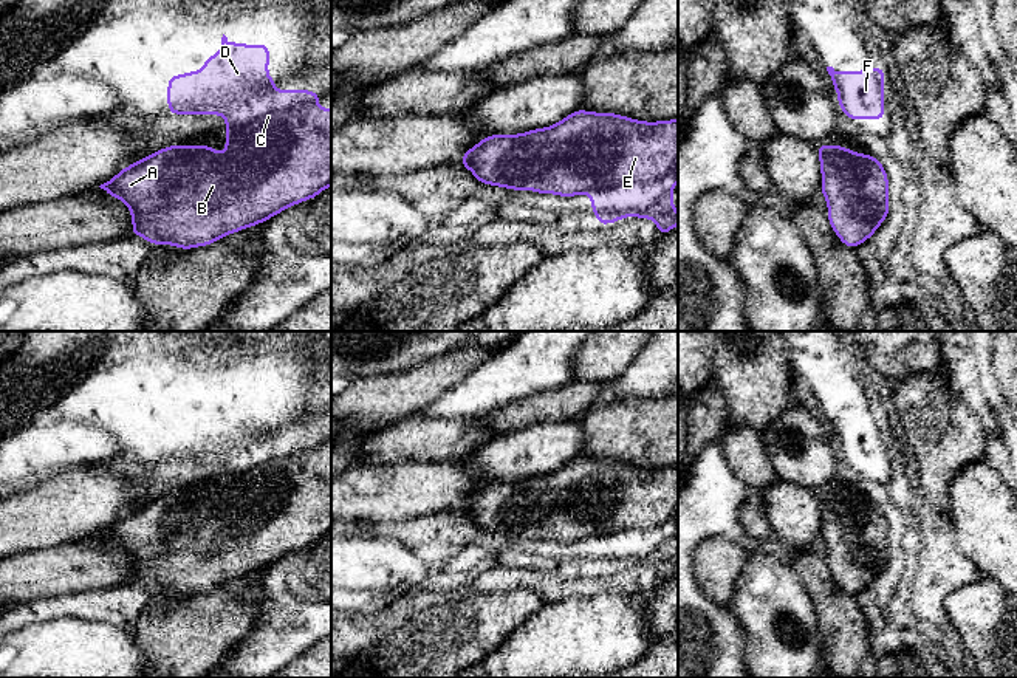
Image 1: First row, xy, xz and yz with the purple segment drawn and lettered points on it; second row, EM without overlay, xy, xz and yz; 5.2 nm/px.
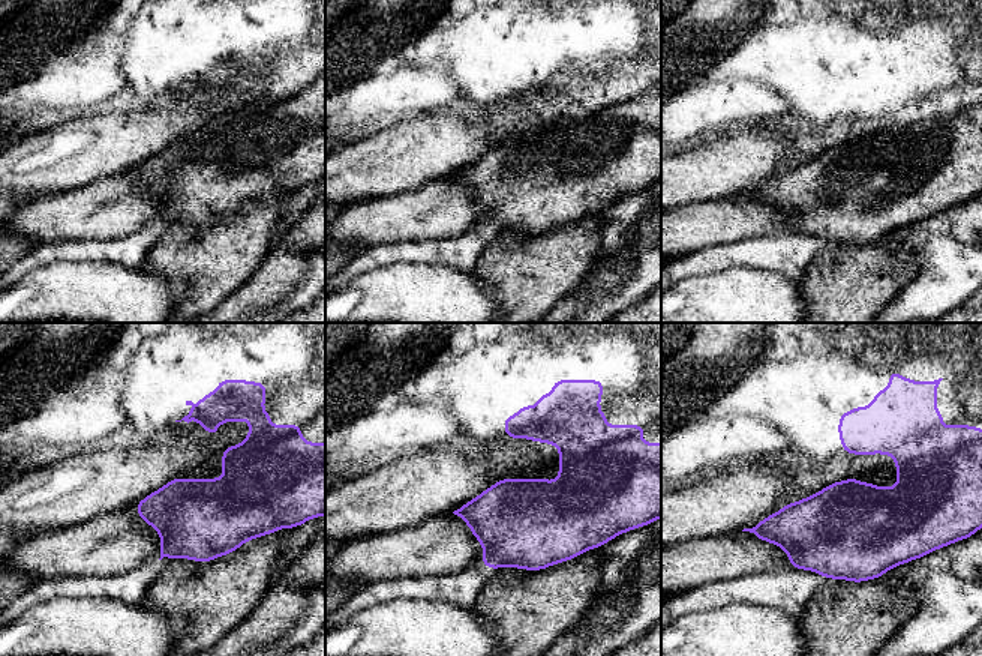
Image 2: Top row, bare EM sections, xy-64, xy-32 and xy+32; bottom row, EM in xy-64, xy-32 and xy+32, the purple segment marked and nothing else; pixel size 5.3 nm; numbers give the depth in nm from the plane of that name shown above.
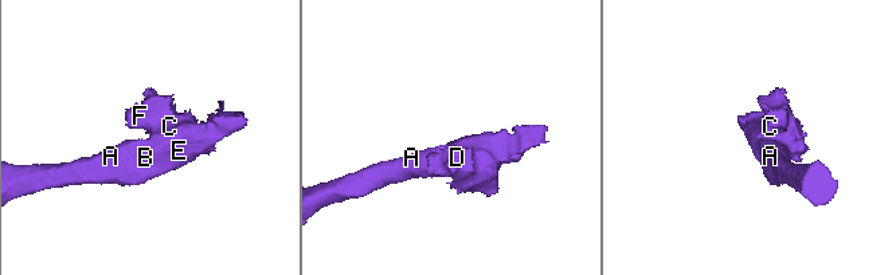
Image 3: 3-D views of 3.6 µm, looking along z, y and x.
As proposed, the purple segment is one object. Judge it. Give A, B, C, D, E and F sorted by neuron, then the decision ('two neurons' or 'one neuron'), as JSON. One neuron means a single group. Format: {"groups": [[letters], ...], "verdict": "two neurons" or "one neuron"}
{"groups": [["A", "B", "C", "D", "E", "F"]], "verdict": "one neuron"}

